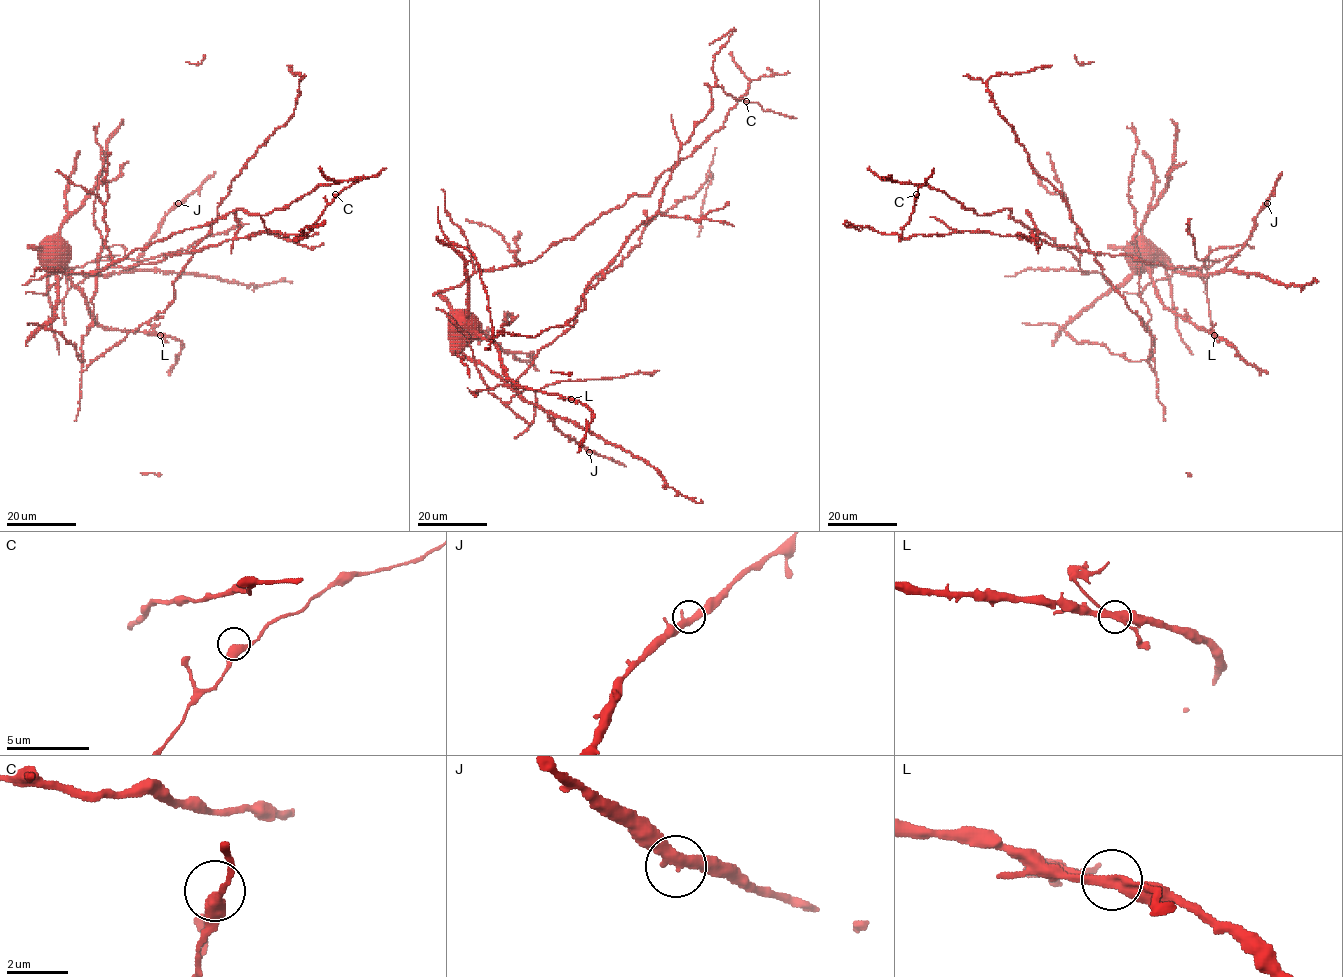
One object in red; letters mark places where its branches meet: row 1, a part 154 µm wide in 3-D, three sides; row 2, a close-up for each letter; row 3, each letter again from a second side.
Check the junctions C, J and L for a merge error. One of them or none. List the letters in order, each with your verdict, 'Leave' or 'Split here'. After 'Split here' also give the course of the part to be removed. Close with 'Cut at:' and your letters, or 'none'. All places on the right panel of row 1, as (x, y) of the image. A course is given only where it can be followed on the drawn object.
C: Leave
J: Leave
L: Split here. Course of the part to remove: (1214, 336), (1212, 323)
Cut at: L

